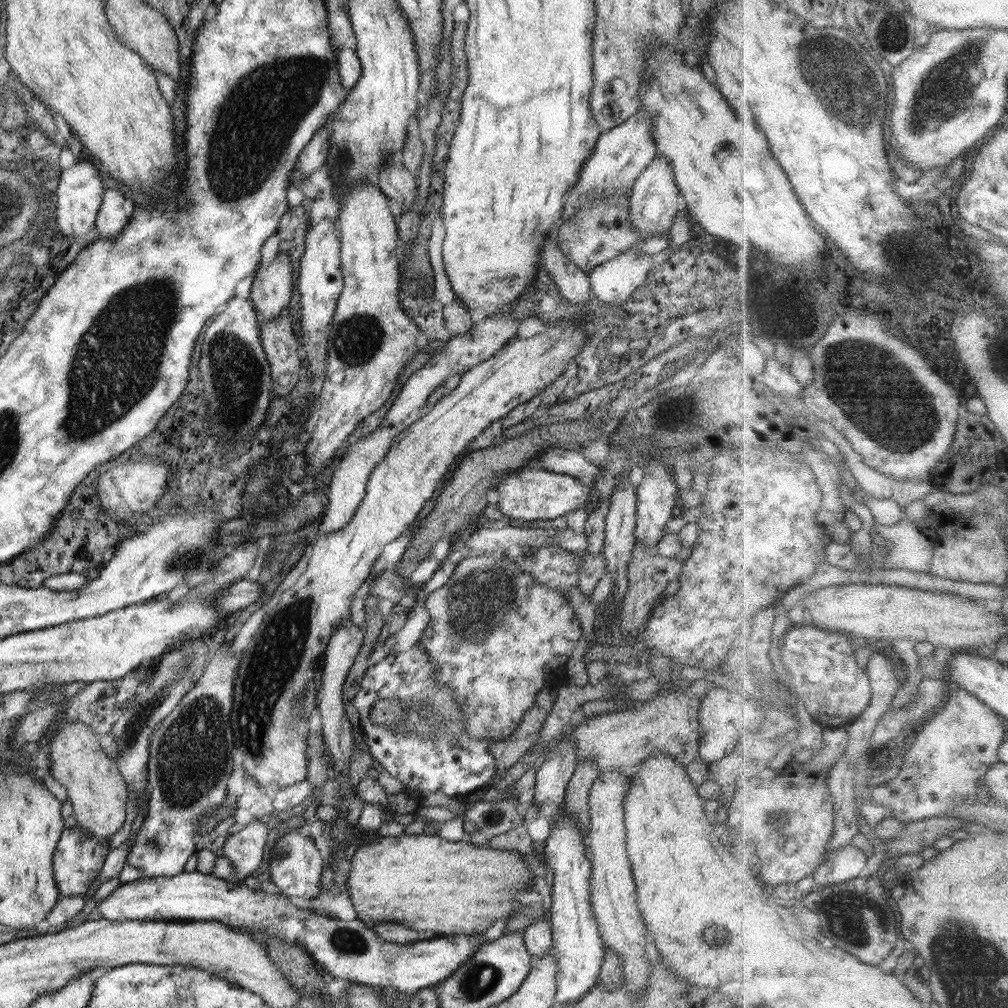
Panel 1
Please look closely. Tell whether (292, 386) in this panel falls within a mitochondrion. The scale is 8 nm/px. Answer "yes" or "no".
no

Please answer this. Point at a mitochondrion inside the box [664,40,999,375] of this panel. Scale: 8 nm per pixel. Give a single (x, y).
(947, 92)

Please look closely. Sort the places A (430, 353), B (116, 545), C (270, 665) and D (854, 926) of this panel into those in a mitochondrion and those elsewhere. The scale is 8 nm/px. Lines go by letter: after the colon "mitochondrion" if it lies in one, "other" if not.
A: other
B: other
C: mitochondrion
D: mitochondrion

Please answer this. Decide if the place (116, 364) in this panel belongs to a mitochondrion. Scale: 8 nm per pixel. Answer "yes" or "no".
yes

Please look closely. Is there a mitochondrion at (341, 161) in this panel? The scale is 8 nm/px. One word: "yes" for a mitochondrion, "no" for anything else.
yes

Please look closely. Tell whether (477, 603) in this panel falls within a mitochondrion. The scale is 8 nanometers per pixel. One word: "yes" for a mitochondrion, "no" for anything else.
yes

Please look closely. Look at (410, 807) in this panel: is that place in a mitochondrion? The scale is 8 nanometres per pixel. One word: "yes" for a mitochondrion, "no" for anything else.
no

